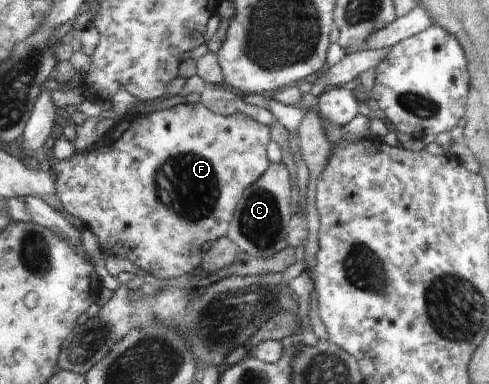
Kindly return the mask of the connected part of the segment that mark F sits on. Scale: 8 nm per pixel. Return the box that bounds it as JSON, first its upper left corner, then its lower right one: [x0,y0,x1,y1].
[51,102,271,279]

